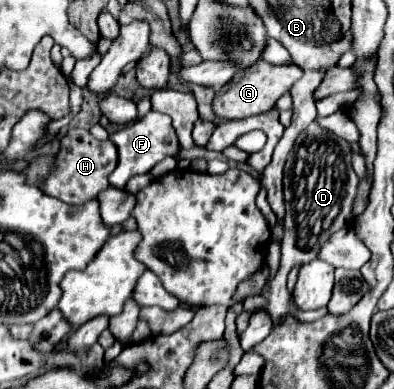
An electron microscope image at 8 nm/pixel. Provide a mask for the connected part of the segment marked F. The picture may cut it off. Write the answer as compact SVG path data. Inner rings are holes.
M150 110L138 122L128 124L128 126L116 130L114 134L110 134L110 140L118 148L118 166L110 174L110 186L114 186L114 188L124 188L126 182L136 174L148 174L154 168L154 164L158 164L166 156L174 156L180 148L178 140L176 140L176 132L170 122L170 116L154 112L154 110Z

